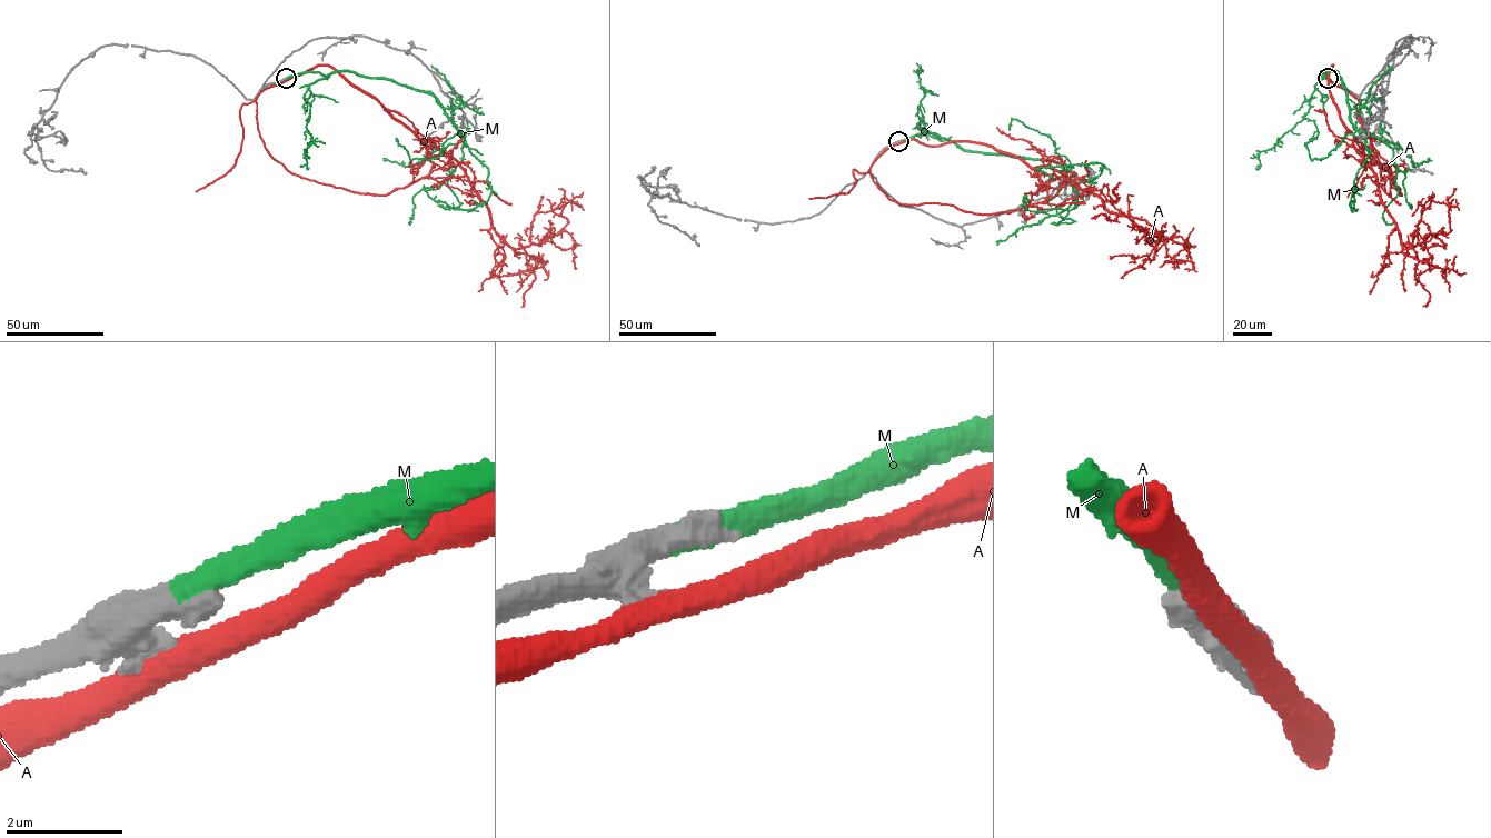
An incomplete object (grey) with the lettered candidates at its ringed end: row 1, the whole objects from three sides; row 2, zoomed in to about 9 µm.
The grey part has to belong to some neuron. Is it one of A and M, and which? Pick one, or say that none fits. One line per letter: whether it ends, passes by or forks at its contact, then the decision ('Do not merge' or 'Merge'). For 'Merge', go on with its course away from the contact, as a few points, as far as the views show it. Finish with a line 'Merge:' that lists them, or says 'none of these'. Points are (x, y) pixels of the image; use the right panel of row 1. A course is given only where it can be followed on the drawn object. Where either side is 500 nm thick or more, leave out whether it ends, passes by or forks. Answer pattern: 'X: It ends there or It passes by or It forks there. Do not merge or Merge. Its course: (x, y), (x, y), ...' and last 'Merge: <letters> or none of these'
A: Do not merge
M: Merge. Its course: (1328, 79), (1320, 71), (1341, 78), (1350, 120), (1369, 152), (1354, 179), (1351, 209), (1354, 191), (1365, 185)
Merge: M

